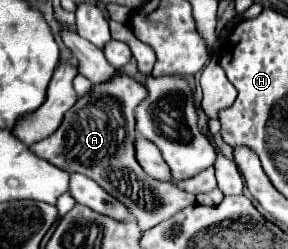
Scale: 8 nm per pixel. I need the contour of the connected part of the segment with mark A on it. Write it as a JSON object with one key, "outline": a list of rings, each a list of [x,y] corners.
{"outline":[[[116,71],[108,83],[92,85],[86,95],[78,97],[72,109],[66,111],[62,125],[48,139],[42,139],[30,147],[38,157],[48,159],[52,165],[68,173],[82,173],[96,181],[104,191],[120,199],[132,211],[132,217],[142,231],[152,229],[154,225],[176,215],[180,209],[196,203],[196,195],[148,177],[134,157],[134,107],[144,97],[146,89],[142,83],[124,71]]]}

